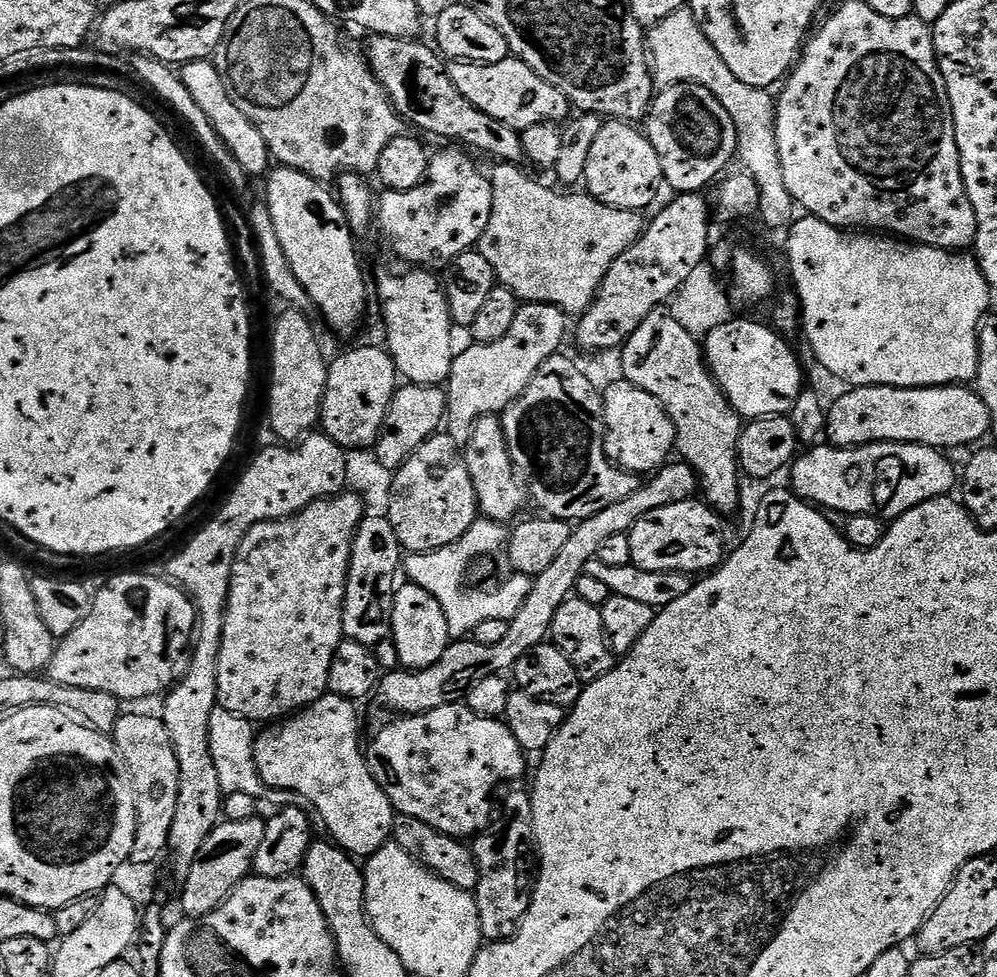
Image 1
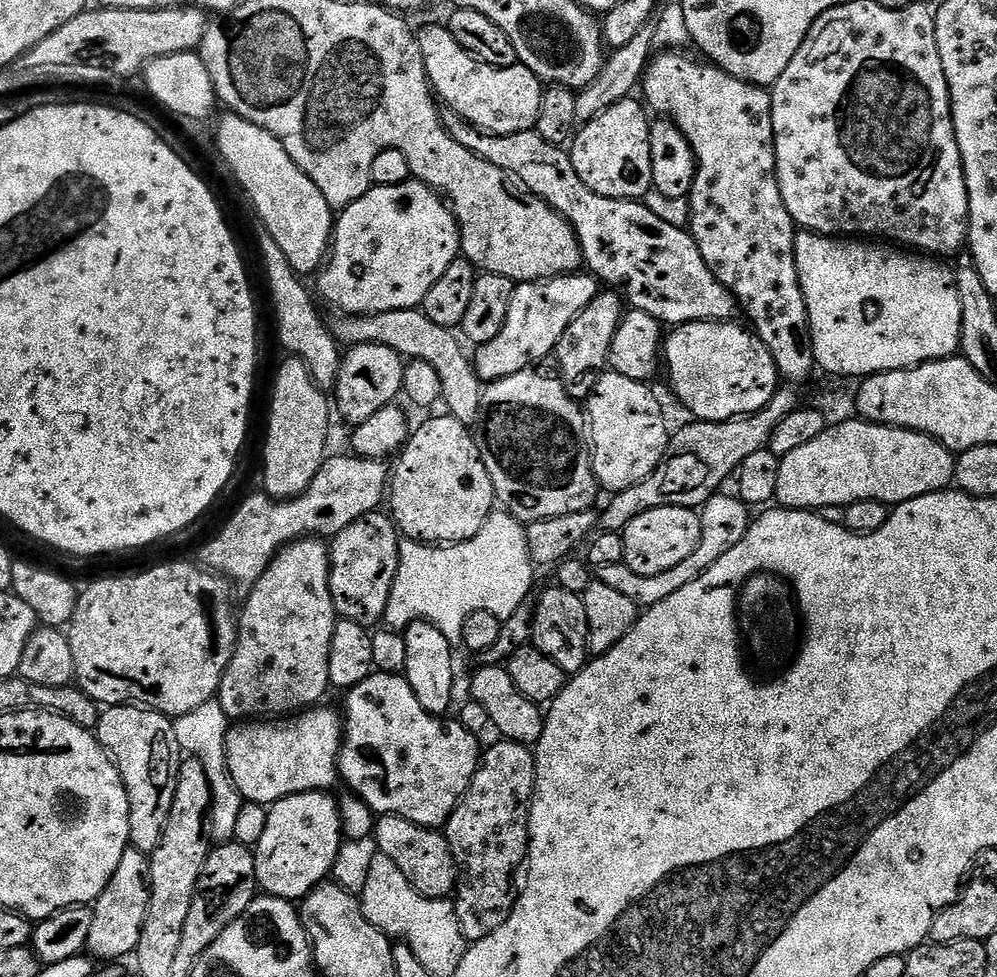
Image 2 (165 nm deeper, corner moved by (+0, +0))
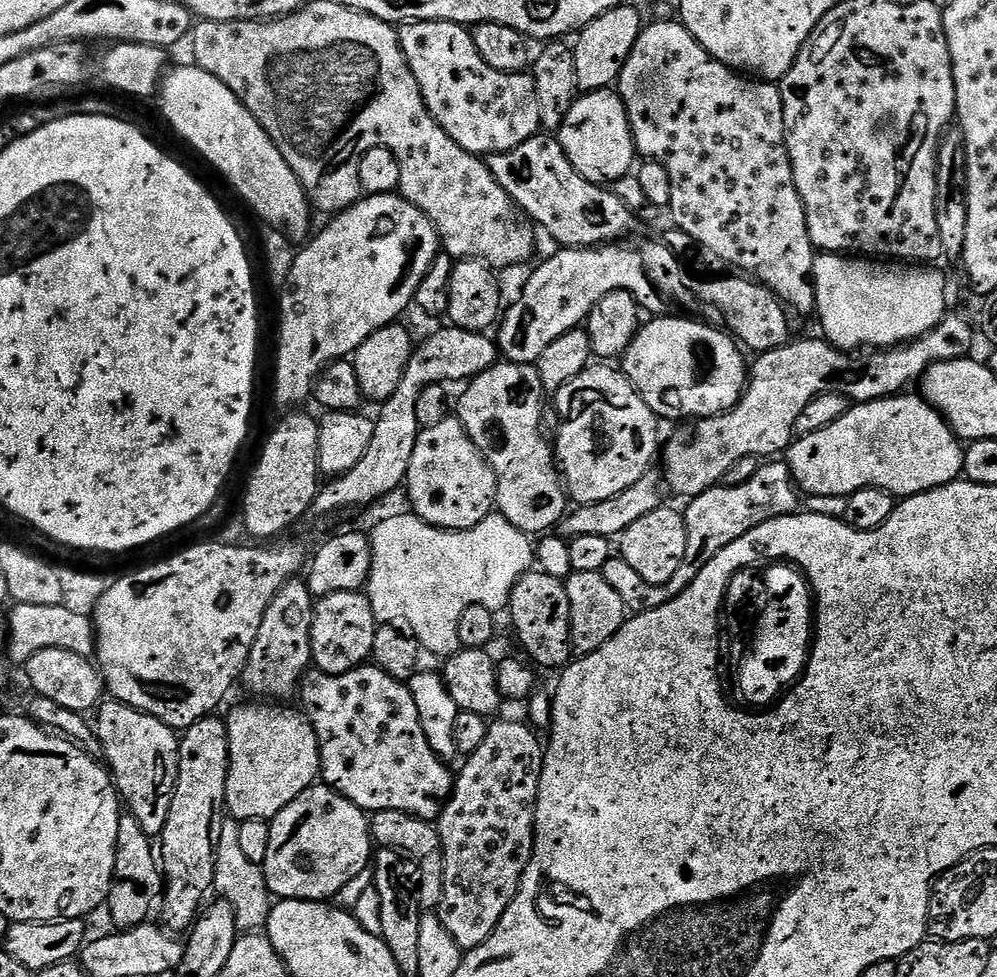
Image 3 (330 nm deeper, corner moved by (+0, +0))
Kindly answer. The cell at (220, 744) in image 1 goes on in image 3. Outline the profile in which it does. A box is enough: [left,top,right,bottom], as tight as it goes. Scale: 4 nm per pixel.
[215,818,274,934]

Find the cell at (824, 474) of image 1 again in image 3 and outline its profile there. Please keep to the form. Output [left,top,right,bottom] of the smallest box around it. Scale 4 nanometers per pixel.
[786,394,965,498]

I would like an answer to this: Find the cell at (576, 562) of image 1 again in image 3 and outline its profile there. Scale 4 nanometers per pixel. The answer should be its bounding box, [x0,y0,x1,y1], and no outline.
[662,310,974,498]

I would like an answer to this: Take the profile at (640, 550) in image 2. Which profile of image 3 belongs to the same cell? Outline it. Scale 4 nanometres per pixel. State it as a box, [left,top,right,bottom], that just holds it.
[618,506,688,584]

